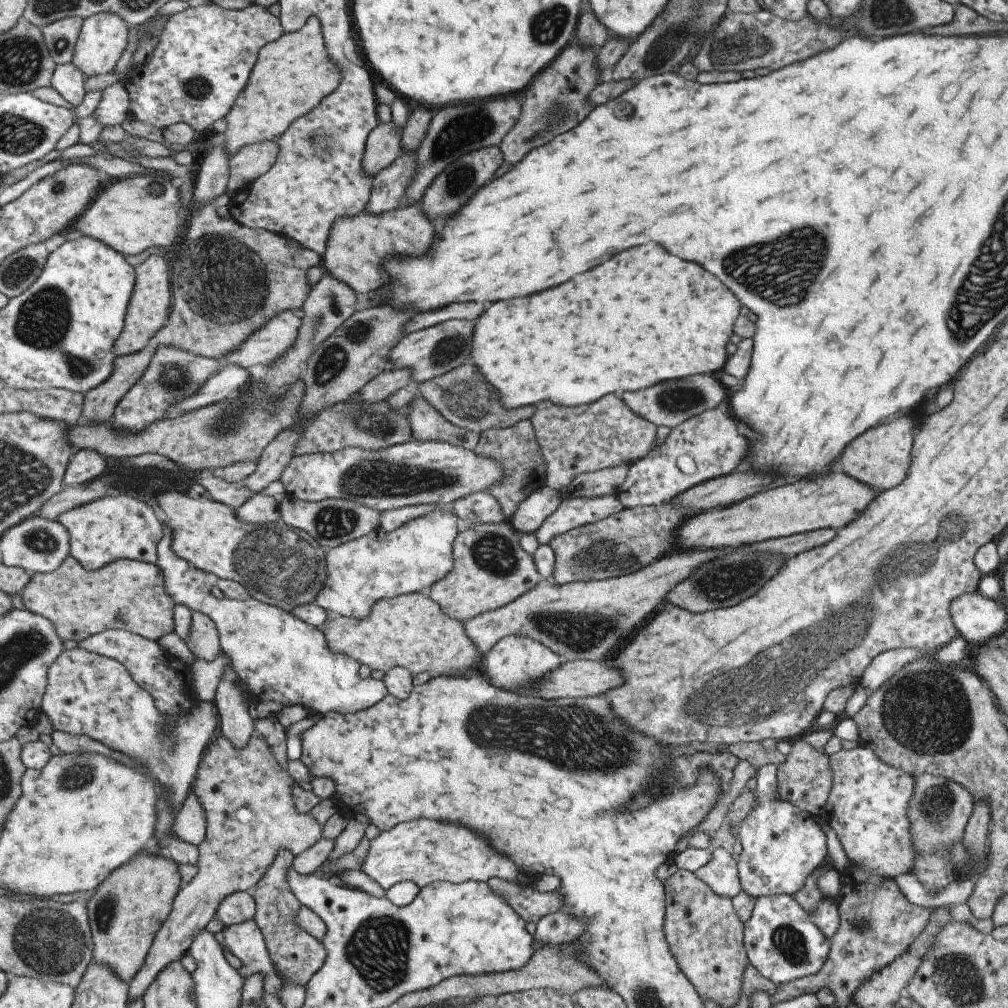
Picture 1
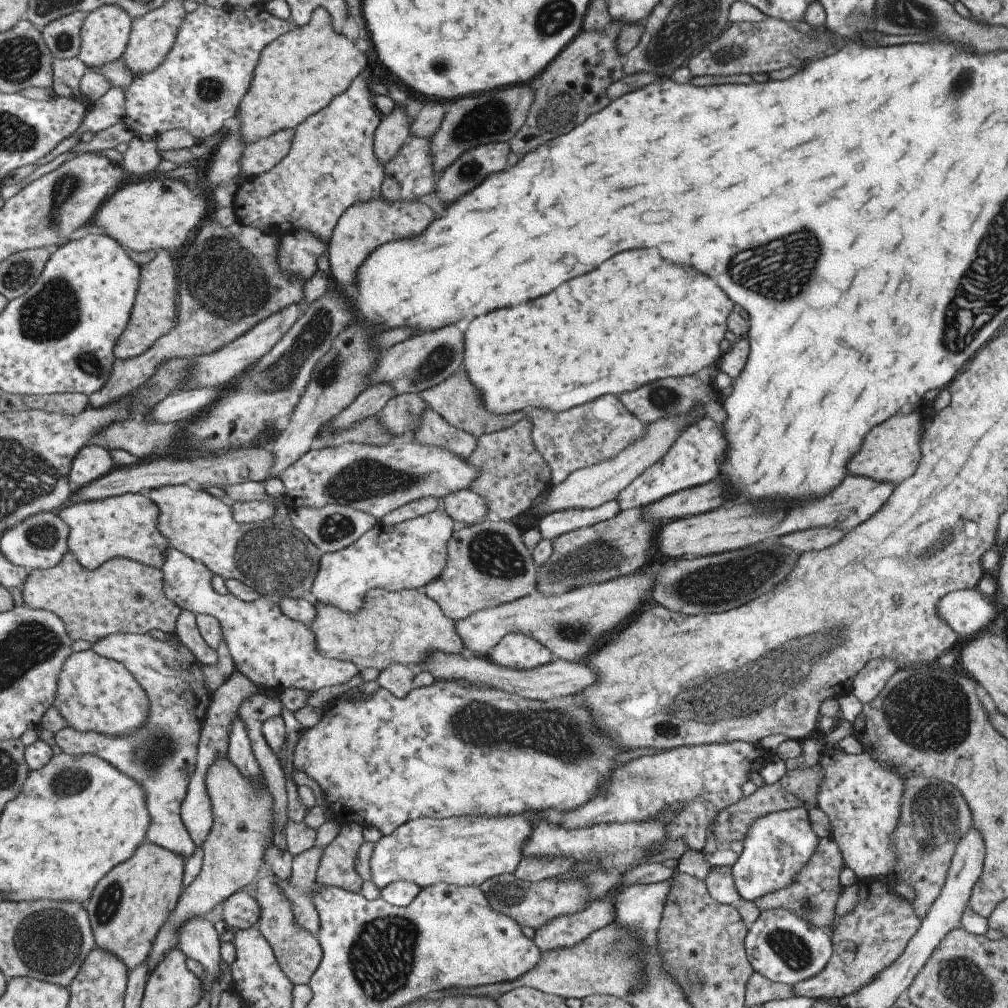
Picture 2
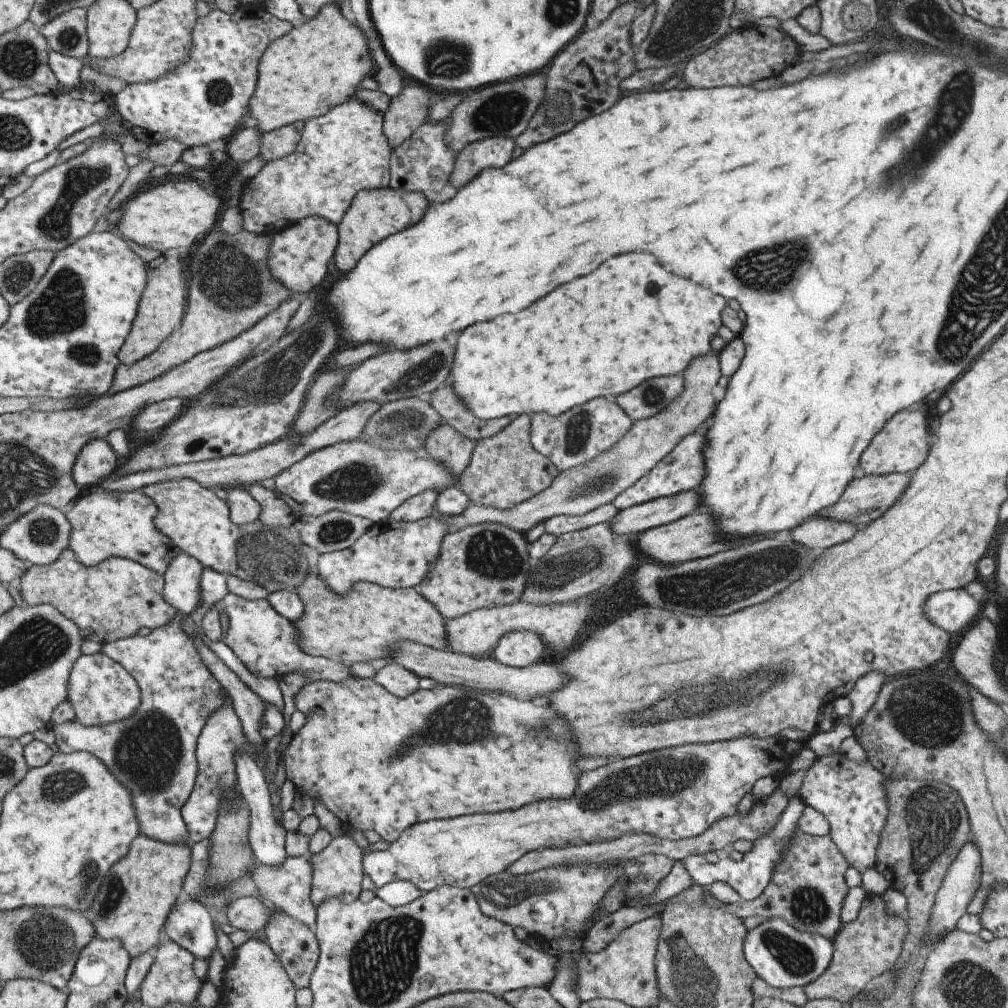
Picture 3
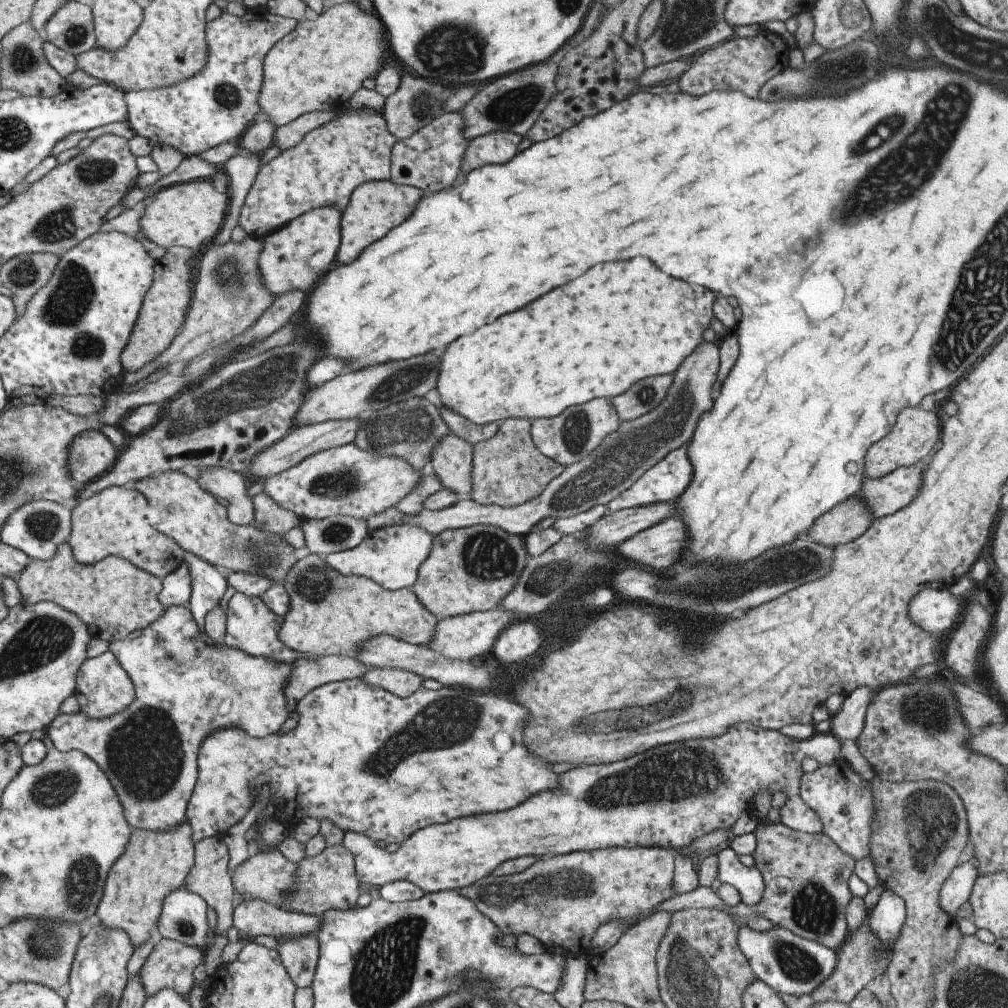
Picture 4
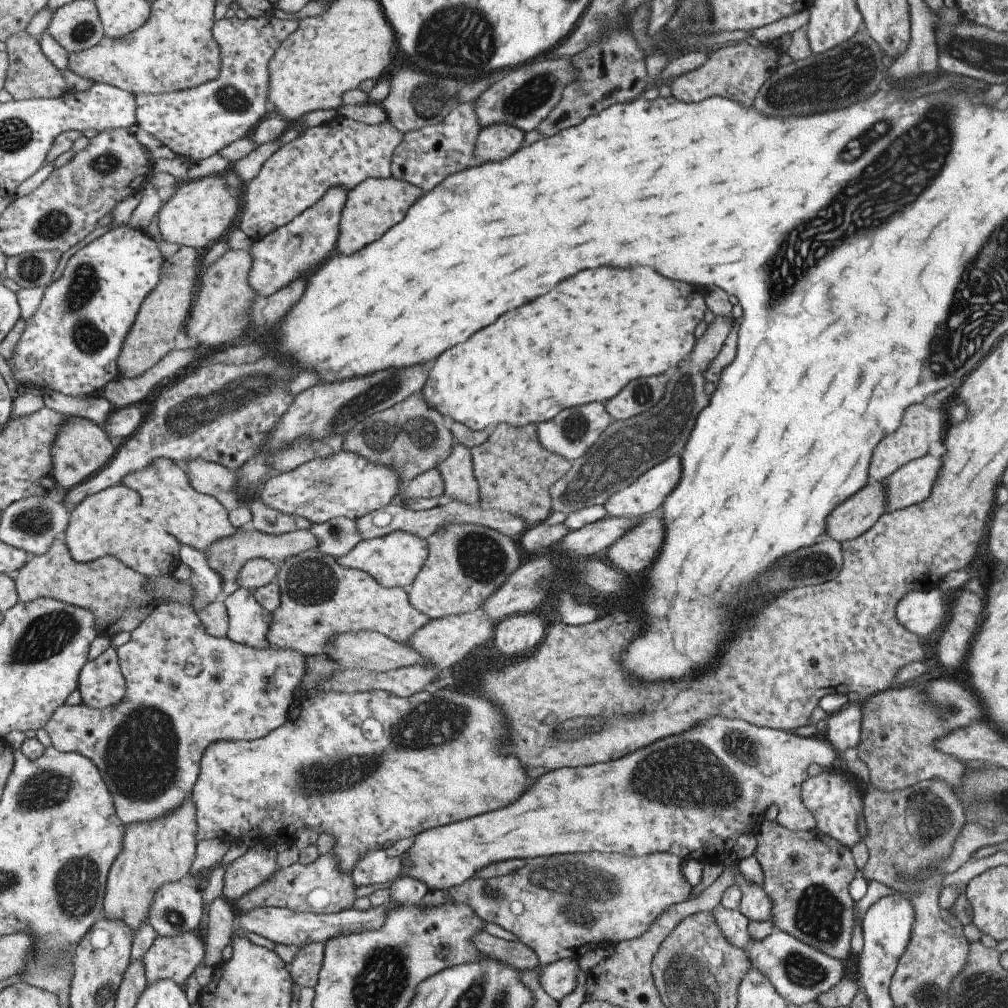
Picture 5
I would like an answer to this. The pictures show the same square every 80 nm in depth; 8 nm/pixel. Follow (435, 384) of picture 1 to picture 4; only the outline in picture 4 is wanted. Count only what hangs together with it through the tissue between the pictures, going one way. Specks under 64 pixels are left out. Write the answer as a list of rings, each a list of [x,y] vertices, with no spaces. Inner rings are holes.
[[[441,406],[439,408],[441,418],[448,426],[451,434],[458,436],[461,440],[468,442],[470,445],[486,441],[490,436],[495,434],[498,423],[489,423],[484,425],[476,425],[471,421],[465,420],[465,417],[459,416],[457,413]]]

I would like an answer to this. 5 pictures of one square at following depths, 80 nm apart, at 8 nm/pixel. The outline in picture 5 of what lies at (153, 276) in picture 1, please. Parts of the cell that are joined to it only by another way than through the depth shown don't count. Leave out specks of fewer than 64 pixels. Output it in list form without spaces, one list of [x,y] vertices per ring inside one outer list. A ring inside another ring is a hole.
[[[180,245],[177,252],[164,260],[157,286],[154,286],[141,301],[135,318],[122,340],[116,358],[118,376],[128,379],[138,377],[173,349],[175,336],[179,328],[185,326],[197,289],[195,286],[195,252],[194,248]]]

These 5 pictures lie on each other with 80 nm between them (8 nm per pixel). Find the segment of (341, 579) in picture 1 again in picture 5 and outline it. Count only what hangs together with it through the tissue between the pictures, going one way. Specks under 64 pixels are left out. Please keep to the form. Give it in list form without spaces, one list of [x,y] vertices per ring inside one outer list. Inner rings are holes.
[[[397,531],[382,537],[359,541],[347,554],[334,558],[345,568],[363,570],[381,586],[407,588],[423,566],[428,550],[424,539]]]

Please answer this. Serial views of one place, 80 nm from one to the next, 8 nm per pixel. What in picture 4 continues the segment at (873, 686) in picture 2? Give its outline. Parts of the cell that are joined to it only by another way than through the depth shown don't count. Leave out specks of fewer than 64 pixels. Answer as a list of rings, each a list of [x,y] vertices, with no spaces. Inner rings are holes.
[[[857,687],[844,696],[839,712],[830,716],[829,732],[839,741],[856,742],[864,725],[864,714],[874,692],[867,687]]]

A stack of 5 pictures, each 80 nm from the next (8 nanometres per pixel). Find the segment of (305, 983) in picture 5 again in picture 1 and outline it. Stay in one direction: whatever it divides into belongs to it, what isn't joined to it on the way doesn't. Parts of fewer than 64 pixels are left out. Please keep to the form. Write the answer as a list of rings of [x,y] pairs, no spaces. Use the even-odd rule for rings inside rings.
[[[280,848],[267,870],[255,883],[253,922],[259,927],[278,975],[287,984],[304,986],[309,978],[321,968],[325,960],[325,951],[316,938],[296,923],[296,914],[301,904],[289,890],[286,881],[286,870],[291,867],[293,857],[288,850]]]

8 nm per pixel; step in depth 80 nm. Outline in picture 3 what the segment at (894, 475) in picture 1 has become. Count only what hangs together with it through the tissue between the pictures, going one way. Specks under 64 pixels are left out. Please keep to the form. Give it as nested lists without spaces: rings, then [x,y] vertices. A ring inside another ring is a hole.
[[[919,410],[897,412],[885,428],[873,436],[869,446],[859,458],[859,472],[865,475],[886,475],[889,473],[912,473],[927,456],[927,418]]]

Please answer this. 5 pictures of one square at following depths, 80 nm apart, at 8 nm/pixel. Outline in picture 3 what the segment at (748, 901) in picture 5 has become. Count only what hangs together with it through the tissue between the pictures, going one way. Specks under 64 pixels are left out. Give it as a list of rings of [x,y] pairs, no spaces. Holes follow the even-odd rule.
[[[797,797],[789,798],[786,807],[778,818],[777,824],[764,835],[760,835],[752,841],[752,849],[743,855],[742,860],[733,861],[731,858],[720,854],[715,864],[705,862],[704,856],[689,855],[684,859],[683,864],[687,874],[700,887],[708,887],[711,883],[721,881],[727,883],[738,894],[739,900],[747,902],[757,898],[763,889],[767,886],[773,865],[778,861],[780,854],[784,851],[788,838],[793,833],[801,833],[796,828],[796,822],[801,814],[804,803]]]

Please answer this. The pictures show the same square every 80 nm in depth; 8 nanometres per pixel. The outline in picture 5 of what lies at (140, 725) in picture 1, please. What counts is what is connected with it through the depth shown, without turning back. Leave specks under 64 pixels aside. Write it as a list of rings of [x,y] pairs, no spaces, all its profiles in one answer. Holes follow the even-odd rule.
[[[108,646],[95,659],[86,661],[76,681],[80,702],[87,707],[100,709],[118,703],[124,693],[124,677],[115,649]]]

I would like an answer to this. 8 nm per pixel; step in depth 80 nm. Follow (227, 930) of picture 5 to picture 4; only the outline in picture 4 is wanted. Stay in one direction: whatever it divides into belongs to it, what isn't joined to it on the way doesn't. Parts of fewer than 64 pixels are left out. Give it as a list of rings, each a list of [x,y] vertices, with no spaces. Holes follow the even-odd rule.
[[[207,837],[197,841],[193,845],[194,861],[185,877],[185,888],[197,893],[206,903],[209,908],[215,912],[215,927],[213,931],[213,938],[210,945],[205,946],[203,951],[202,962],[205,965],[206,973],[210,976],[214,970],[223,962],[221,961],[221,950],[227,943],[226,933],[229,927],[232,926],[232,908],[233,904],[233,889],[230,881],[230,872],[227,870],[227,847],[221,838]]]

